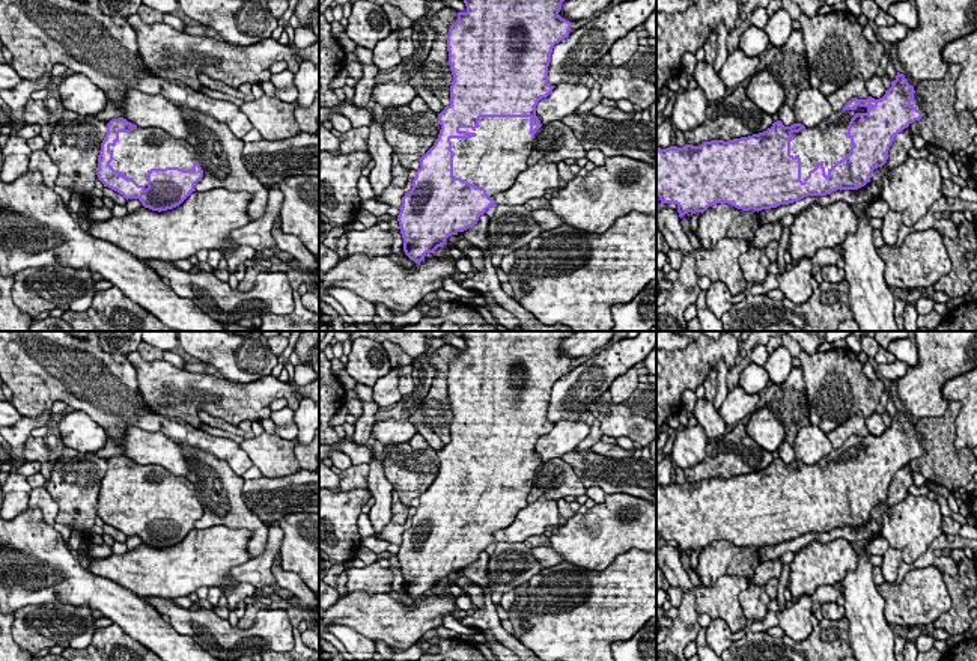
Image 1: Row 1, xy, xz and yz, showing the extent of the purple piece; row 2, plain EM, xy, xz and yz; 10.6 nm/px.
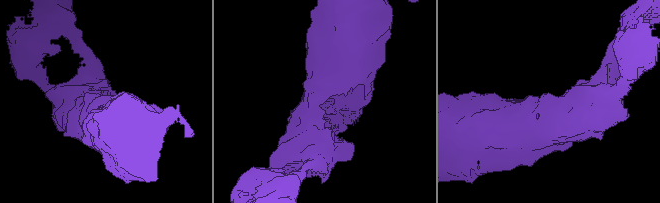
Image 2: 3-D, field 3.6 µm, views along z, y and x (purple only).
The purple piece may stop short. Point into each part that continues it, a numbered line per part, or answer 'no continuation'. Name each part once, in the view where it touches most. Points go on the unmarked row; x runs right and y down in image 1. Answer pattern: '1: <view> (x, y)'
1: yz (827, 479)

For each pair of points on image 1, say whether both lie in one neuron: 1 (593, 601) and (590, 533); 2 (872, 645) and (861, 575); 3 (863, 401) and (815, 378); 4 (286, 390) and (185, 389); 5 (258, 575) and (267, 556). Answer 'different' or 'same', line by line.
1: different
2: same
3: same
4: same
5: same

